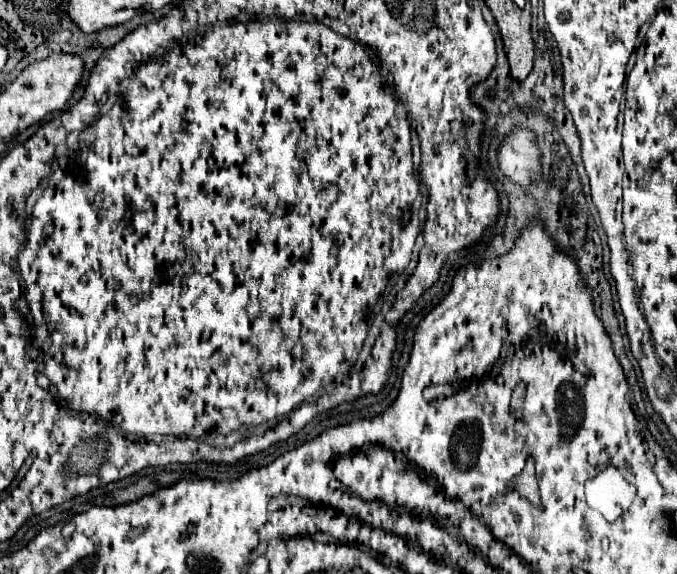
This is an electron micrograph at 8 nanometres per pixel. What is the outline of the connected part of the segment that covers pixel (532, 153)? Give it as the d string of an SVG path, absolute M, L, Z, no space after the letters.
M513 128L511 138L499 150L499 164L505 176L517 186L529 188L531 180L539 176L537 136L527 128Z

